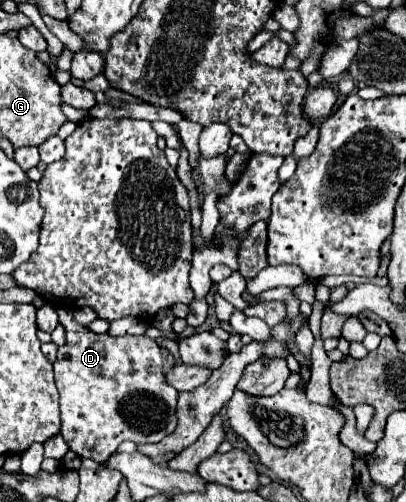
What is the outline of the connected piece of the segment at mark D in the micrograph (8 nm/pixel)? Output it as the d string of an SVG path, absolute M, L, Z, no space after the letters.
M58 309L58 323L66 331L66 345L58 347L54 361L54 381L60 395L62 431L60 435L80 459L92 459L96 463L106 461L122 441L134 441L136 445L156 443L176 429L176 399L174 387L164 383L162 373L162 349L148 337L110 337L108 333L96 335L88 327L74 321L68 309Z

